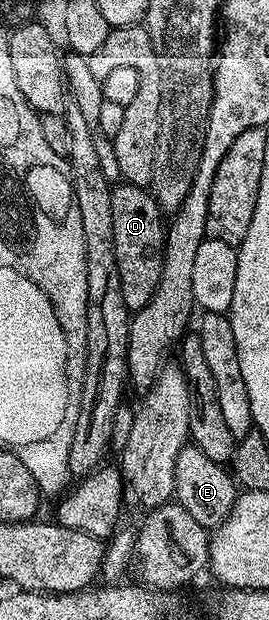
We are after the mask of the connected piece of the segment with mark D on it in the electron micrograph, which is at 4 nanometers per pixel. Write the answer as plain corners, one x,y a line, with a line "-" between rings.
119,183
112,188
113,247
117,251
117,271
125,307
134,311
150,303
163,274
165,214
154,195
144,186

